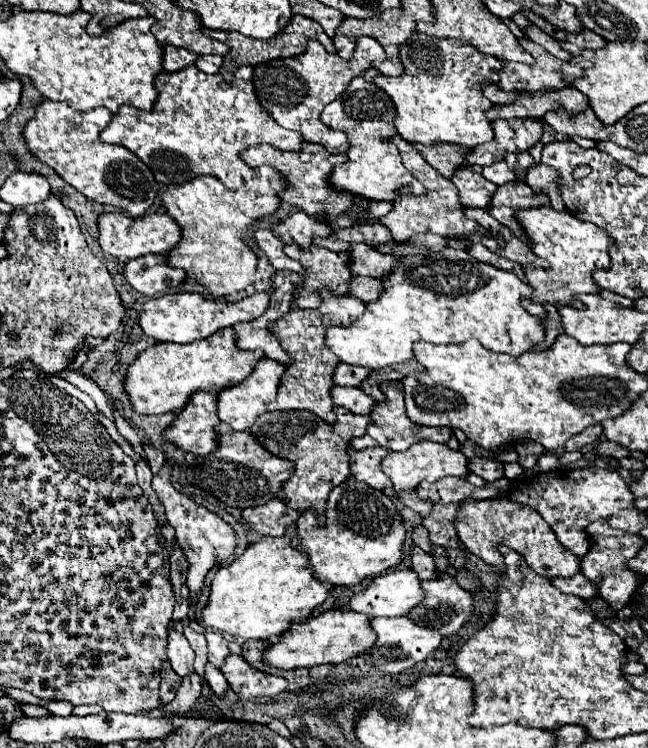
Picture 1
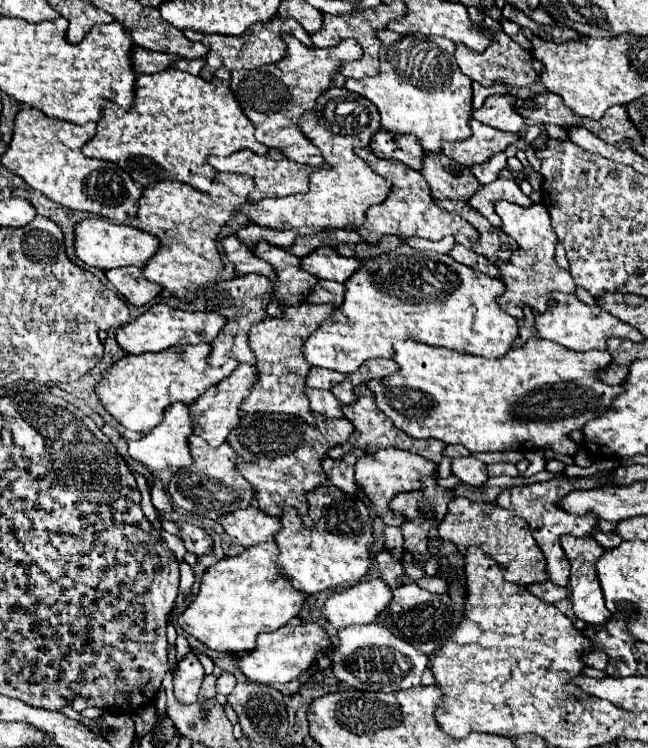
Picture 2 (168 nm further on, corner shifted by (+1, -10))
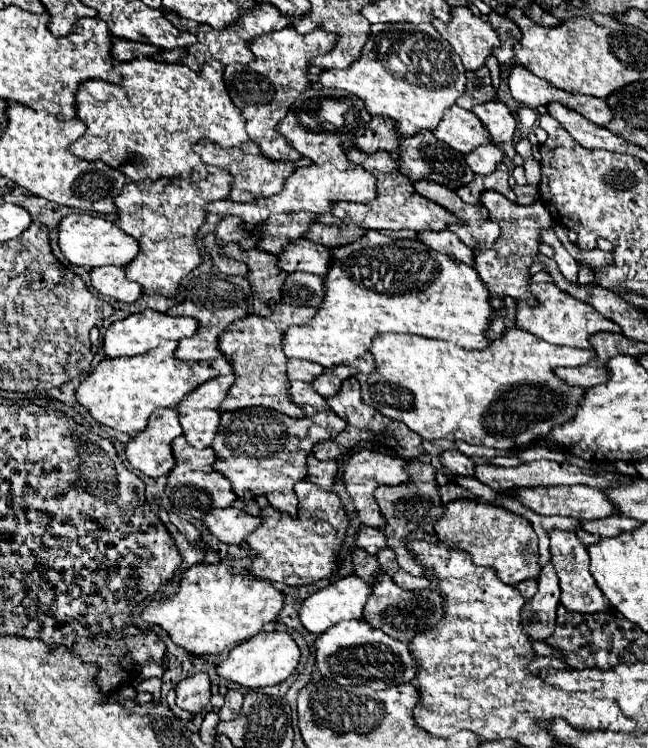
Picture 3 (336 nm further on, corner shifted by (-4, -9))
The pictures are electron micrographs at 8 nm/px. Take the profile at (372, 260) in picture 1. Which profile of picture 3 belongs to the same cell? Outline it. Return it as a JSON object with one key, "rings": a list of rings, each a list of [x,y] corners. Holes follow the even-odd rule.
{"rings":[[[311,240],[295,242],[295,246],[287,246],[285,254],[279,256],[279,266],[287,272],[311,272],[325,276],[333,262],[333,250]]]}

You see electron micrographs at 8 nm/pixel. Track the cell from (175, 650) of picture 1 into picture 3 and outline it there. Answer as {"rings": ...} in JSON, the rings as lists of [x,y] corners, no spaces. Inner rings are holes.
{"rings":[[[197,672],[189,678],[183,678],[175,690],[177,690],[177,706],[191,714],[197,714],[209,704],[211,698],[209,674]]]}

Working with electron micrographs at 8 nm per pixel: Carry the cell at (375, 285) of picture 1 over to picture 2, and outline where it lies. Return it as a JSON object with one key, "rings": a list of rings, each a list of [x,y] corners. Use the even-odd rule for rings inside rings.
{"rings":[[[318,281],[318,287],[310,291],[306,297],[306,303],[330,303],[334,307],[342,305],[344,299],[344,285],[334,281]]]}

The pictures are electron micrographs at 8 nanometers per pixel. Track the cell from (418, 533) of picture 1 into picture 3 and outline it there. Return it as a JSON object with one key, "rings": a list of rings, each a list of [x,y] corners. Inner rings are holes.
{"rings":[[[361,528],[355,544],[357,548],[367,550],[369,554],[377,554],[379,550],[387,548],[387,536],[379,528]]]}

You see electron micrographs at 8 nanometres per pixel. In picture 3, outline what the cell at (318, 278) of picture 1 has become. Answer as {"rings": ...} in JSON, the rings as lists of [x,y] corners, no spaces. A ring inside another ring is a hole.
{"rings":[[[237,242],[225,244],[223,252],[229,254],[235,260],[247,262],[249,266],[249,282],[253,296],[259,298],[265,304],[275,304],[281,298],[281,288],[289,272],[279,268],[279,258],[275,254],[269,254],[261,248],[255,250],[243,250]]]}

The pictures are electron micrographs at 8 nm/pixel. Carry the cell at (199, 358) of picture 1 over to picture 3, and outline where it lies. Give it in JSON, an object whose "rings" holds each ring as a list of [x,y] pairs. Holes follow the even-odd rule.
{"rings":[[[161,342],[157,348],[139,356],[101,360],[93,368],[93,372],[79,384],[79,404],[83,404],[89,414],[101,424],[125,432],[129,436],[137,436],[145,430],[147,418],[157,408],[175,408],[187,394],[191,394],[191,390],[199,388],[203,382],[233,372],[233,366],[227,364],[225,358],[205,362],[183,362],[175,358],[175,350],[177,342]]]}

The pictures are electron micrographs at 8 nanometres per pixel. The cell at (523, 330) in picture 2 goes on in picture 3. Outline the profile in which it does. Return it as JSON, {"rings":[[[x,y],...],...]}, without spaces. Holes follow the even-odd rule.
{"rings":[[[511,297],[503,298],[505,308],[493,312],[493,320],[487,338],[493,341],[503,336],[507,326],[515,326],[515,317],[517,316],[517,302]]]}

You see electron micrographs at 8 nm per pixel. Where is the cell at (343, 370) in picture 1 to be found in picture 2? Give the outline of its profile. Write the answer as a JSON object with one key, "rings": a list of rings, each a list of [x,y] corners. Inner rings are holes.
{"rings":[[[310,367],[308,375],[306,375],[306,385],[316,387],[316,389],[330,389],[336,383],[340,383],[340,379],[344,379],[344,375],[334,373],[334,371],[326,371],[322,367]]]}

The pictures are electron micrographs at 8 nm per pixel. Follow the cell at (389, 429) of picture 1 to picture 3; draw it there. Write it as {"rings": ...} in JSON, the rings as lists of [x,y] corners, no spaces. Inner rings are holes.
{"rings":[[[347,378],[347,382],[343,382],[341,392],[335,398],[327,398],[327,404],[331,406],[331,410],[335,414],[339,414],[339,418],[343,418],[347,422],[347,430],[343,430],[343,434],[339,434],[335,440],[319,442],[313,450],[315,458],[335,460],[335,458],[347,454],[345,450],[351,450],[359,442],[371,442],[375,446],[383,446],[383,448],[395,452],[401,458],[419,458],[419,456],[425,454],[425,450],[421,446],[423,438],[419,438],[419,434],[407,430],[407,426],[403,426],[403,422],[395,422],[391,418],[385,418],[383,414],[379,414],[377,410],[373,410],[371,406],[367,406],[361,400],[361,384],[359,384],[357,378]]]}

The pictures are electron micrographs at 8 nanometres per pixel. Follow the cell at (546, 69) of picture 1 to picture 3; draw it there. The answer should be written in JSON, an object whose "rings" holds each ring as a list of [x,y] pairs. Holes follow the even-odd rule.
{"rings":[[[453,8],[453,20],[449,24],[433,22],[439,34],[453,46],[467,70],[479,70],[485,66],[493,48],[501,46],[499,34],[489,22],[483,22],[469,8]]]}

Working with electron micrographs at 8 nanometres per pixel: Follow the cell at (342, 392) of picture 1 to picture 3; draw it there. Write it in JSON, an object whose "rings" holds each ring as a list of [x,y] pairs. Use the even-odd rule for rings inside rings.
{"rings":[[[291,382],[289,386],[289,394],[291,394],[291,400],[297,404],[297,406],[313,406],[317,410],[331,410],[327,400],[307,382]]]}

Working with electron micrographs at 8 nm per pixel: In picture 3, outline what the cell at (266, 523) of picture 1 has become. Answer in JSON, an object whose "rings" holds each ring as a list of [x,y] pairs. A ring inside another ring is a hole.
{"rings":[[[215,508],[211,510],[203,524],[225,544],[243,544],[247,534],[263,524],[261,516],[251,516],[243,508]]]}

